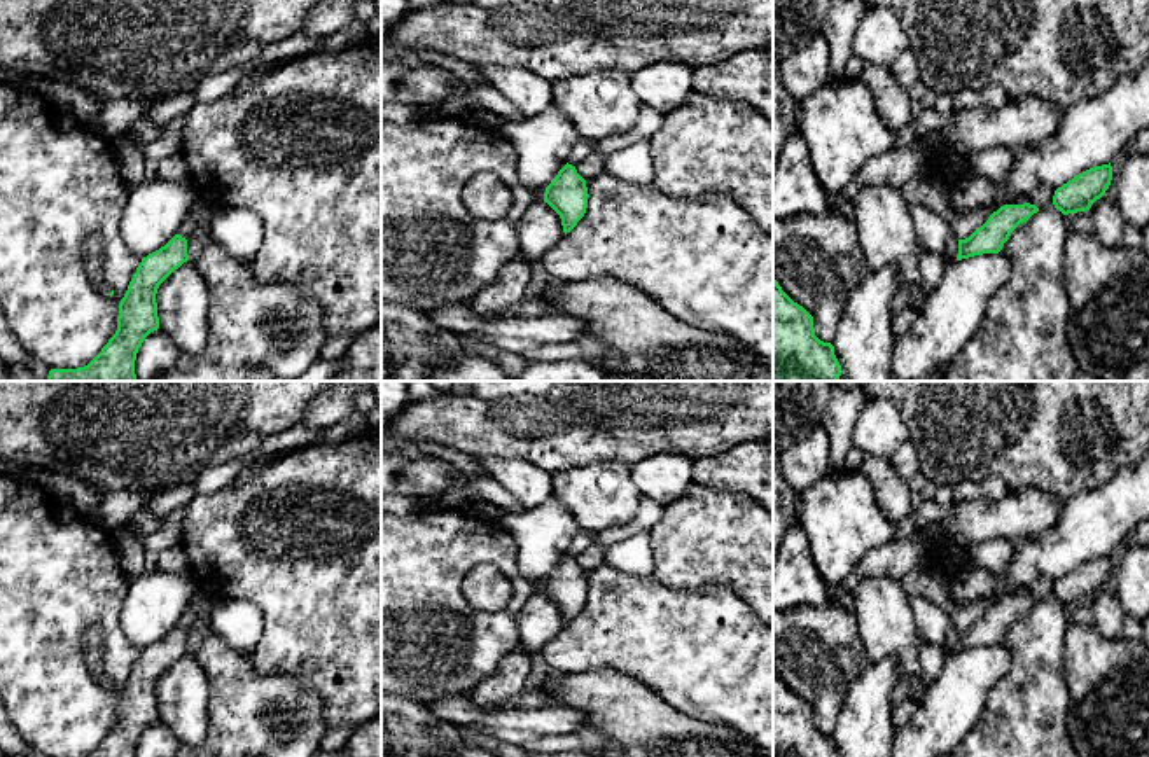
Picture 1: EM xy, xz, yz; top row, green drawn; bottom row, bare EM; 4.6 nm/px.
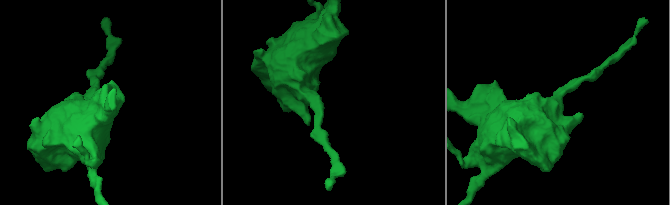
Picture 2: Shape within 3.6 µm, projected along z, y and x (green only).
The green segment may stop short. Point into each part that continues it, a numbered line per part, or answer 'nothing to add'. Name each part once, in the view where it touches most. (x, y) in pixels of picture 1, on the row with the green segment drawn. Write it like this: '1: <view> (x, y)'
nothing to add

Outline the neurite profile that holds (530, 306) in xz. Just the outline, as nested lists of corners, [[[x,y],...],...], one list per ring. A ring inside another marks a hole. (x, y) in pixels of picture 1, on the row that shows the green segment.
[[[533,294],[526,295],[518,306],[511,309],[511,313],[518,316],[544,316],[551,315],[551,311],[553,304]]]

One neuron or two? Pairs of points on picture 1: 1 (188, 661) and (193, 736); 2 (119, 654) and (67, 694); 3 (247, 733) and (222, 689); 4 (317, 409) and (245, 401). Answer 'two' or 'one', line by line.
1: one
2: one
3: one
4: two

